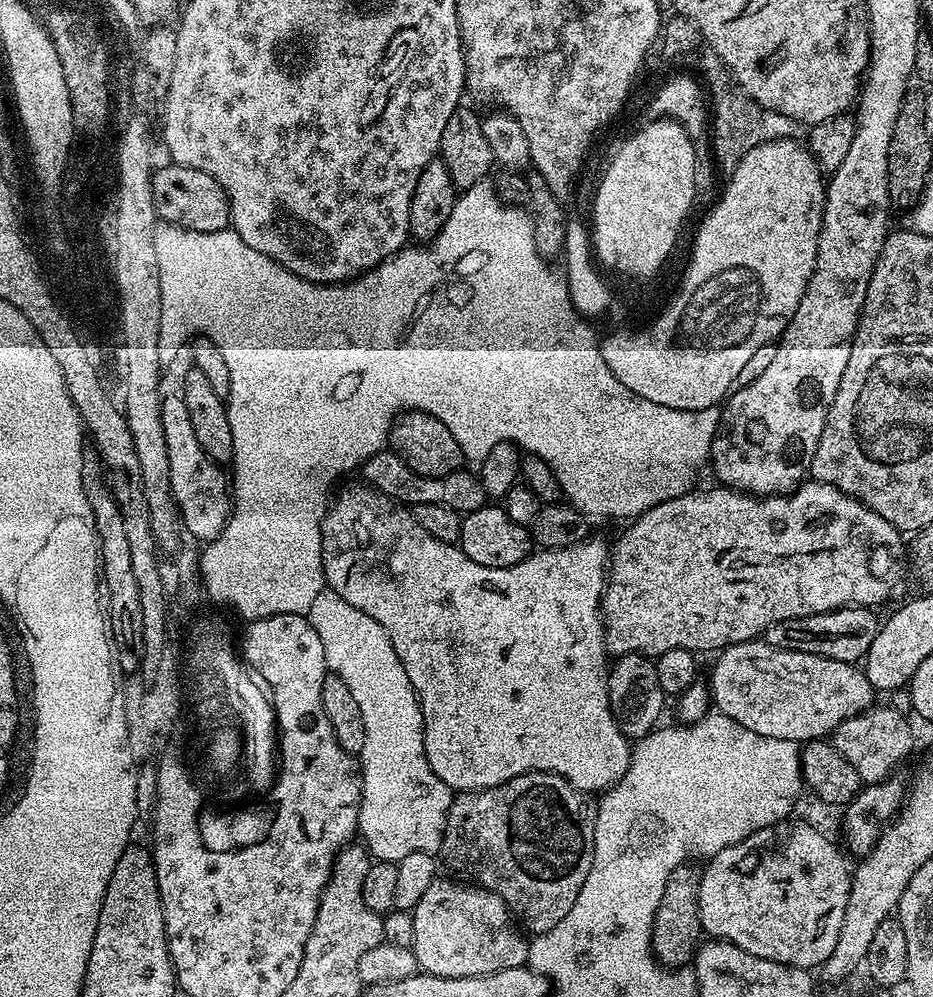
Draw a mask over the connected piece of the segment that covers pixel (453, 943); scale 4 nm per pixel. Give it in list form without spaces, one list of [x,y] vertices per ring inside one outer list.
[[[437,878],[411,909],[416,923],[411,949],[419,957],[419,967],[426,970],[427,975],[450,978],[485,976],[507,968],[525,967],[529,941],[502,898],[489,888],[456,880]]]

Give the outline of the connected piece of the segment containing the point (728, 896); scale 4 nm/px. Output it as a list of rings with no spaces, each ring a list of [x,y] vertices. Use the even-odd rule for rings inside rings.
[[[777,822],[757,832],[749,831],[745,840],[729,843],[703,865],[698,890],[701,929],[709,937],[727,940],[758,958],[795,968],[816,970],[830,958],[842,930],[852,878],[850,868],[840,857],[841,849],[808,824]]]

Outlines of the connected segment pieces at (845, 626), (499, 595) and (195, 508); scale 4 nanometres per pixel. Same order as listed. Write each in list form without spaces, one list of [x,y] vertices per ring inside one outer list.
[[[835,608],[833,612],[823,612],[813,616],[794,616],[786,622],[772,624],[762,633],[763,643],[771,648],[781,648],[802,654],[825,656],[831,660],[841,660],[847,664],[863,661],[868,655],[874,638],[880,633],[881,621],[870,608]]]
[[[363,482],[335,493],[322,526],[322,562],[327,587],[342,594],[350,606],[358,606],[362,614],[370,614],[370,618],[374,618],[374,622],[386,630],[394,646],[394,654],[398,654],[406,670],[406,678],[410,678],[416,697],[420,700],[424,719],[424,749],[430,770],[434,770],[444,785],[456,794],[481,792],[502,782],[510,782],[510,778],[518,778],[527,772],[556,772],[578,790],[600,794],[617,784],[626,774],[632,757],[630,741],[622,734],[622,730],[618,730],[608,701],[610,649],[604,644],[602,601],[609,559],[610,548],[607,543],[604,545],[600,540],[587,538],[569,548],[533,551],[527,560],[509,568],[478,566],[478,562],[470,562],[470,558],[466,558],[464,551],[456,544],[438,542],[434,534],[426,534],[426,530],[418,526],[405,505],[397,504],[386,494]]]
[[[166,394],[162,399],[161,416],[163,420],[166,448],[168,448],[168,464],[170,464],[170,482],[173,498],[179,508],[179,518],[183,531],[196,540],[207,542],[217,540],[228,524],[234,503],[233,493],[226,483],[219,467],[209,459],[195,437],[194,426],[191,425],[190,412],[181,395]]]

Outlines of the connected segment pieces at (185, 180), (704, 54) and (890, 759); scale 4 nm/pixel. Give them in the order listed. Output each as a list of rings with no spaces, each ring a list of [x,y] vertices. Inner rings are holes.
[[[175,162],[168,164],[153,173],[152,192],[157,217],[163,223],[178,225],[196,233],[225,231],[231,223],[231,212],[224,188],[205,171],[182,167]]]
[[[701,47],[695,53],[694,59],[696,59],[697,68],[695,71],[706,81],[706,96],[710,101],[712,158],[717,169],[725,168],[725,173],[731,174],[738,166],[738,162],[746,158],[749,150],[761,143],[760,115],[762,115],[762,109],[740,89],[739,84],[732,79],[732,73],[722,62],[722,58],[718,58],[718,54],[712,48]],[[706,79],[708,79],[708,84]]]
[[[873,706],[866,712],[846,718],[831,733],[830,740],[836,751],[858,770],[865,785],[877,784],[887,780],[897,771],[896,767],[912,752],[912,728],[909,717],[903,716],[892,707]]]

